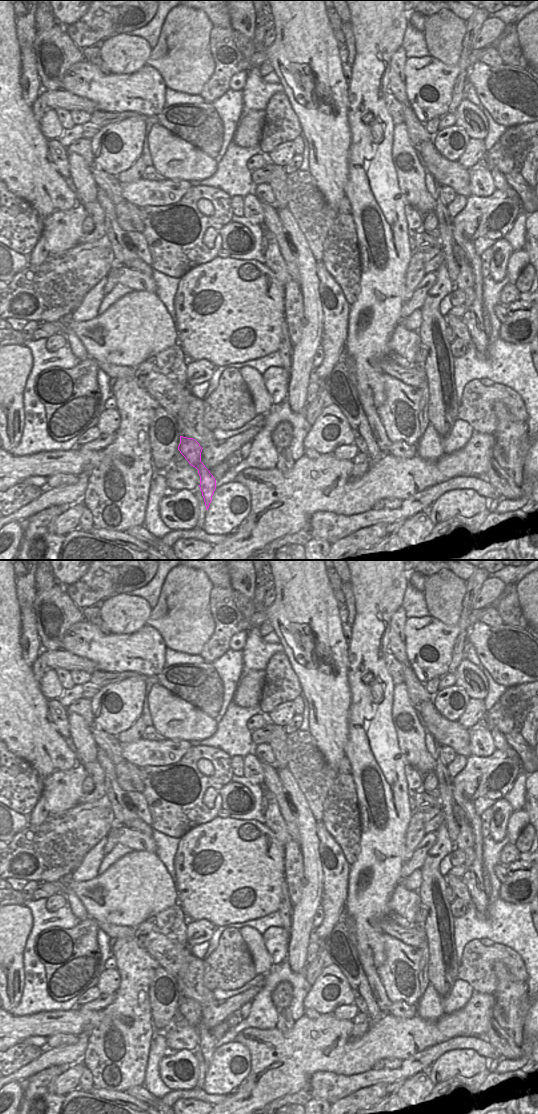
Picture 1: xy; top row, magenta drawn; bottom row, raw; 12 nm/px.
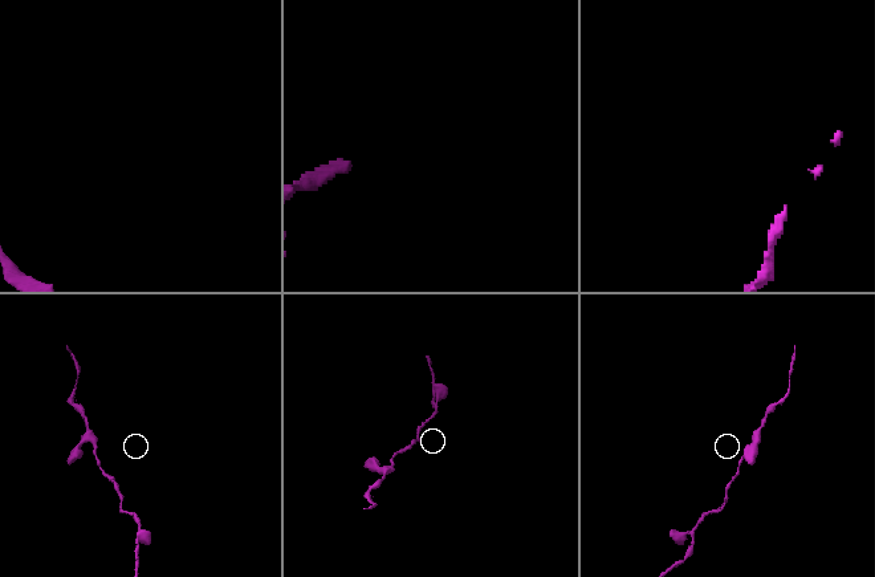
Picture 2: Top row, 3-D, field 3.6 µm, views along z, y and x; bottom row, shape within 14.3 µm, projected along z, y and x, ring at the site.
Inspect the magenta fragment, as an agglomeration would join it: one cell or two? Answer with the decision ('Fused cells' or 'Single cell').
Single cell.

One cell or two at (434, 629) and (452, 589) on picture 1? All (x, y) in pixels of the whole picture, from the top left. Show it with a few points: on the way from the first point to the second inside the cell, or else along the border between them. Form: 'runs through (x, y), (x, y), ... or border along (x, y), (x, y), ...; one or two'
border along (430, 614), (448, 625), (455, 625), (459, 621); two

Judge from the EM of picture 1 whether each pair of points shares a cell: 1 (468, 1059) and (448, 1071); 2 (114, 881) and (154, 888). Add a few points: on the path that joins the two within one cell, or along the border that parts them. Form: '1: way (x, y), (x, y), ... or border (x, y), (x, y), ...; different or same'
1: way (463, 1064), (453, 1066); same
2: way (124, 888), (144, 888); same

